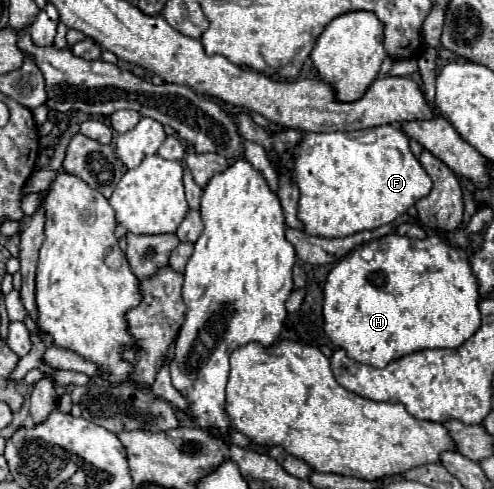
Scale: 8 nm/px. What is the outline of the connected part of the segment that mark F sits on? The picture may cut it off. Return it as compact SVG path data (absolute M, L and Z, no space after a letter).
M392 124L358 132L308 132L302 138L298 156L294 160L294 178L300 188L298 220L302 222L306 234L320 238L344 238L390 224L396 220L396 216L402 216L410 206L424 198L432 188L430 176L424 172L418 158L410 152L408 136Z

